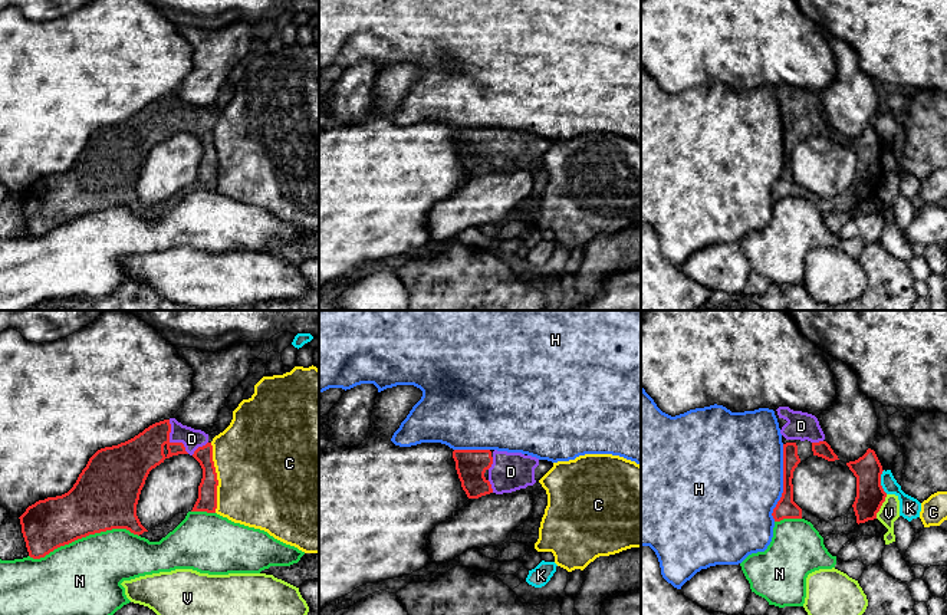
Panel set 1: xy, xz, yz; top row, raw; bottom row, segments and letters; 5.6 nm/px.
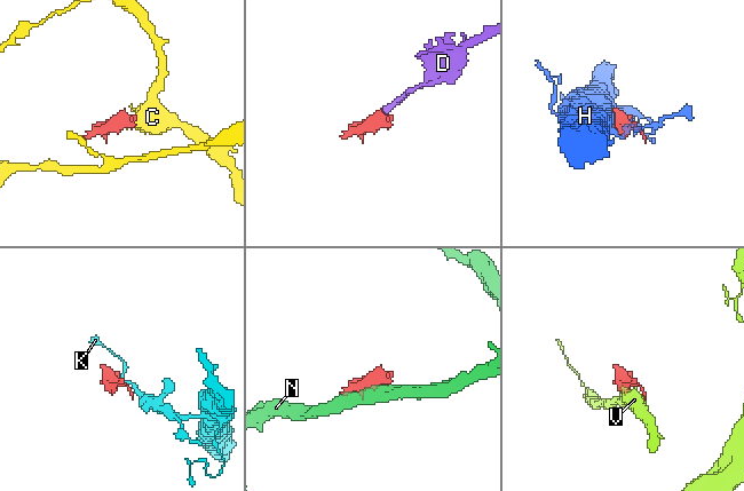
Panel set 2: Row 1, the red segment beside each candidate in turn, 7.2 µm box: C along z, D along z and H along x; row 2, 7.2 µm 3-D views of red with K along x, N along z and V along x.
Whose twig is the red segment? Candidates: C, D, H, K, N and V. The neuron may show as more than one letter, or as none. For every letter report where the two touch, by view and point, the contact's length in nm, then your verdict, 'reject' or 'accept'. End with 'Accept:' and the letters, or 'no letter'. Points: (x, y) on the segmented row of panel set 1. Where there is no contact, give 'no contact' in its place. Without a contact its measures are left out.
C: contact xy (216, 477); length 400 nm; reject
D: contact xy (171, 443); length 220 nm; accept
H: contact yz (783, 483); length 440 nm; reject
K: contact yz (880, 482); length 140 nm; reject
N: contact xy (84, 536); length 650 nm; reject
V: contact yz (881, 505); length 150 nm; reject
Accept: D

